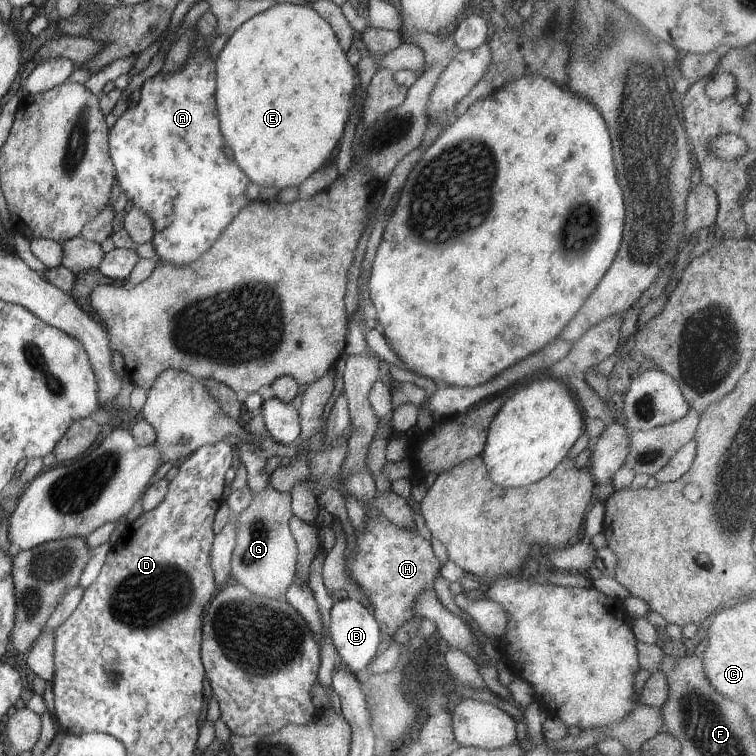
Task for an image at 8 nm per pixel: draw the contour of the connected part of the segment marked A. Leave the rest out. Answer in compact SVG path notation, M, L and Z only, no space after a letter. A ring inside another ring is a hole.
M198 32L187 63L180 70L156 73L148 78L141 86L138 104L128 107L109 130L109 149L121 192L134 207L145 211L152 219L154 236L151 242L158 258L179 267L192 264L204 254L250 202L246 197L246 187L251 183L249 178L237 162L224 153L227 142L222 138L215 97L216 60L204 46L206 40Z

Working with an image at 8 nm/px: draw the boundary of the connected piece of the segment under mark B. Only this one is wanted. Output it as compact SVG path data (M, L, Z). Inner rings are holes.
M355 599L336 600L331 608L330 642L336 647L342 664L351 672L357 673L368 666L369 662L378 654L382 641L380 623L370 614L360 601Z

